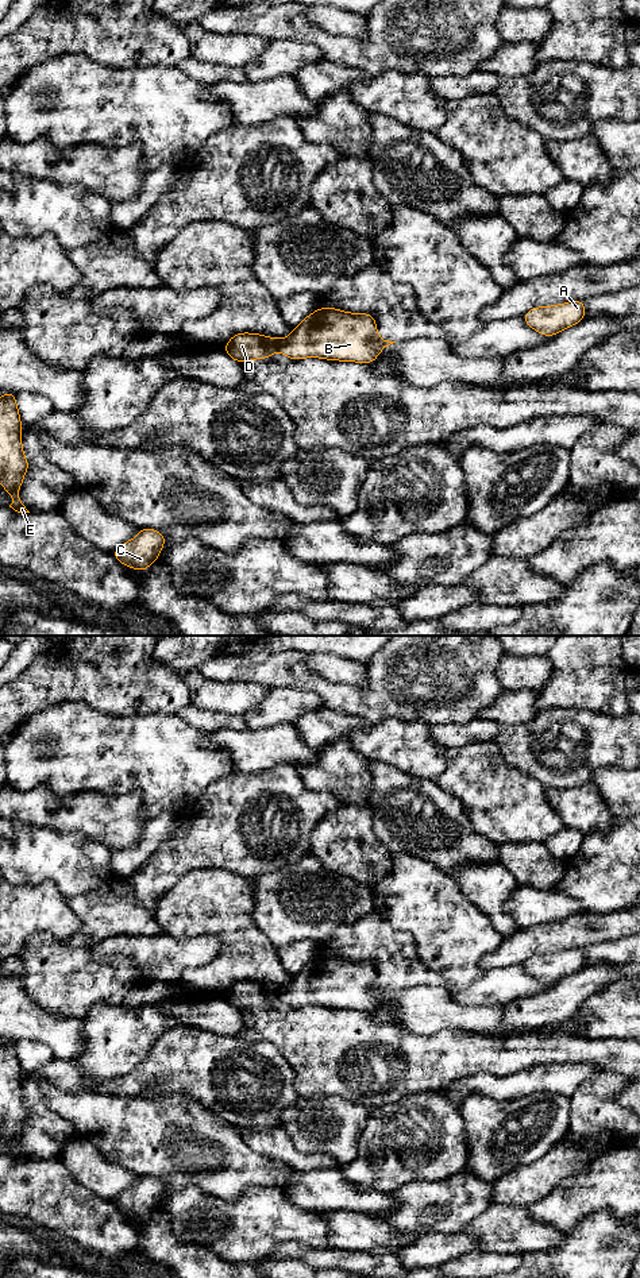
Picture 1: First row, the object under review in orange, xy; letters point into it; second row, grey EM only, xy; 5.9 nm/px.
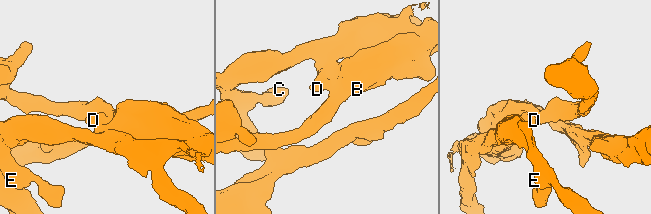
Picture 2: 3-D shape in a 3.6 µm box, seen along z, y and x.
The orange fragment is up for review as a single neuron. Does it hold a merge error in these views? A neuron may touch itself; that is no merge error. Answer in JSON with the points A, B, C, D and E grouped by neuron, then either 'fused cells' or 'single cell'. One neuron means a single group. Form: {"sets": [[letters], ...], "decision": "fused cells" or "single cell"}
{"sets": [["A", "C", "D", "E"], ["B"]], "decision": "fused cells"}

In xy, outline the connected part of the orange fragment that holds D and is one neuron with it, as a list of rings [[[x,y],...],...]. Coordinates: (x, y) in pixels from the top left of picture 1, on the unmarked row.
[[[250,980],[235,981],[223,997],[239,1011],[269,1007],[278,997],[278,987]]]

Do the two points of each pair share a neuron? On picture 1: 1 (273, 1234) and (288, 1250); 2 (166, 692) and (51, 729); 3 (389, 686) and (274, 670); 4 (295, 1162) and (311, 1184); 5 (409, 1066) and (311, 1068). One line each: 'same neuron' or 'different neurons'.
1: different neurons
2: different neurons
3: same neuron
4: different neurons
5: same neuron

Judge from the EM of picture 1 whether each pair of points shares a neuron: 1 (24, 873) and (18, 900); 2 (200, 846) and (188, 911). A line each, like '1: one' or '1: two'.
1: two
2: two

